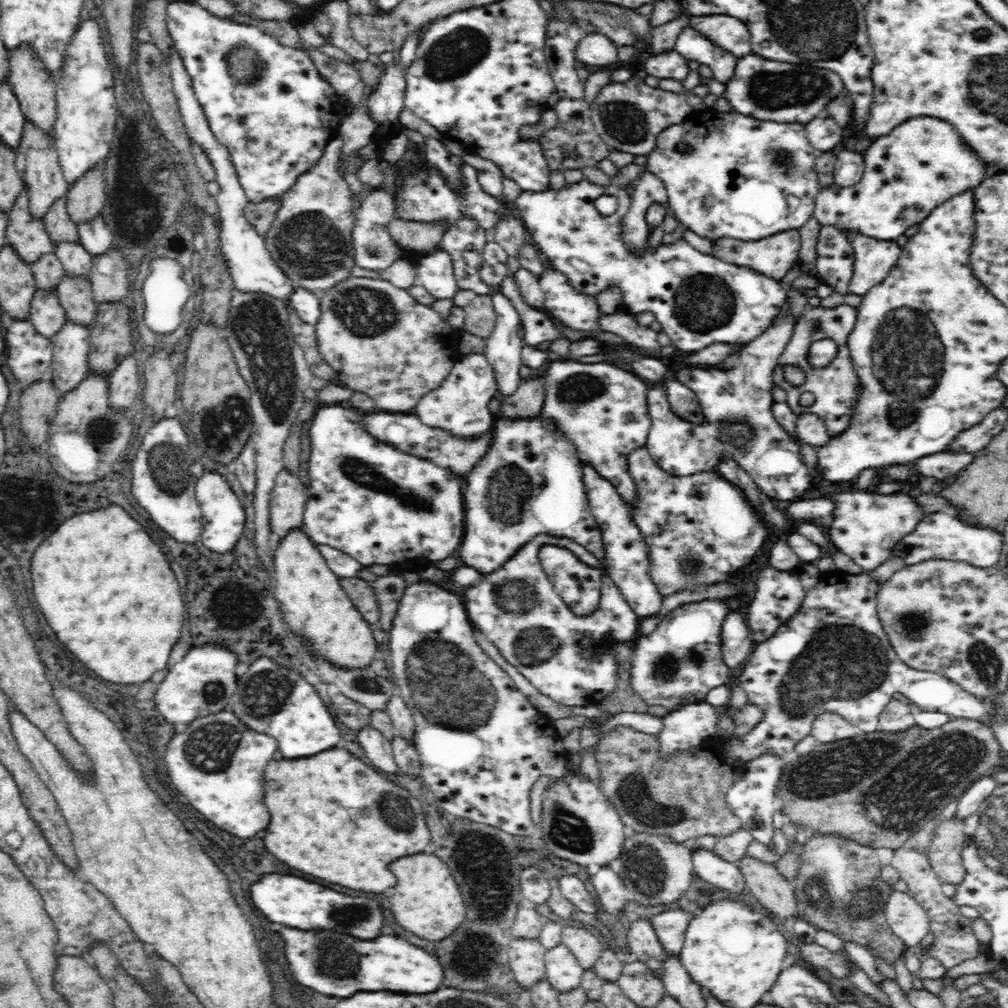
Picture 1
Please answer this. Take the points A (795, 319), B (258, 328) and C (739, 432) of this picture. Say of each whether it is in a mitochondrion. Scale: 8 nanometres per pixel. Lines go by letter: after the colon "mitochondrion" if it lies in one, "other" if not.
A: other
B: mitochondrion
C: mitochondrion

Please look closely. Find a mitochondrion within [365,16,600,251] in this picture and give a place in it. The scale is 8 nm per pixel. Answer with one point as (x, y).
(454, 55)

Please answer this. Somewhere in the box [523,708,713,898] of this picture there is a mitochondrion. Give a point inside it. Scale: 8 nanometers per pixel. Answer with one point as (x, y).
(635, 793)

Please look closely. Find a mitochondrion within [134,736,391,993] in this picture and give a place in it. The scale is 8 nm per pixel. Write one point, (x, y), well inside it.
(337, 969)

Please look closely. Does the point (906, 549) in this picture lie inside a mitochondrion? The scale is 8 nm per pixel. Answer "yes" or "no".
no

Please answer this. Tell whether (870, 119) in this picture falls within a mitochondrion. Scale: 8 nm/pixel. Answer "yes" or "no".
no

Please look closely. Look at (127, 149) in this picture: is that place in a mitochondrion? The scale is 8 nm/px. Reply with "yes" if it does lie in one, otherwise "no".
no

